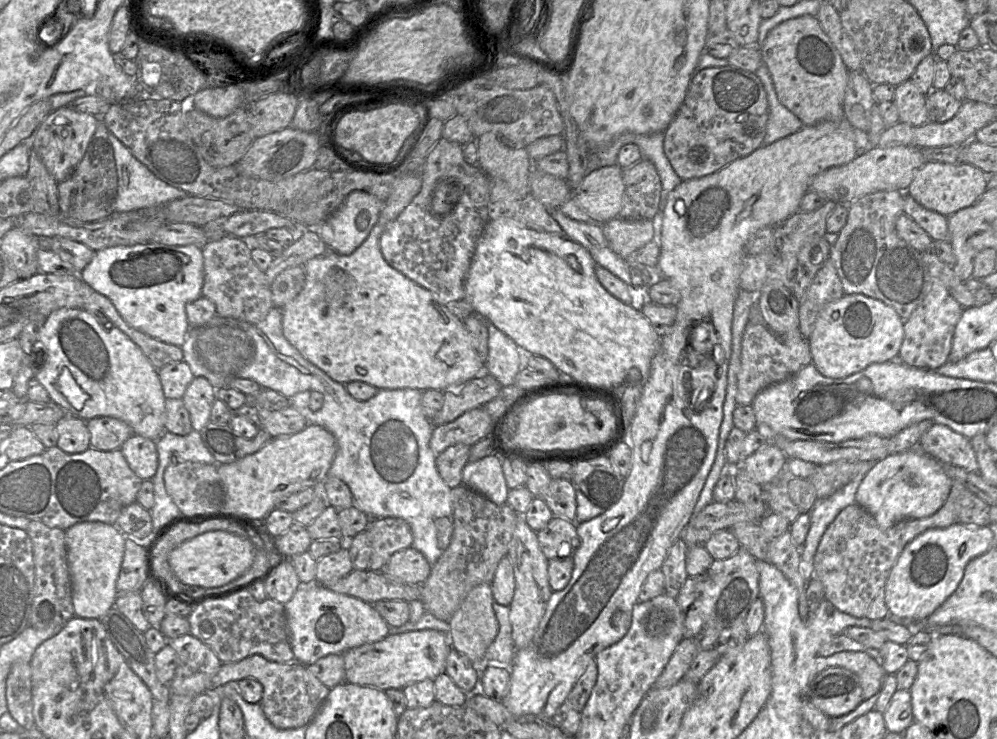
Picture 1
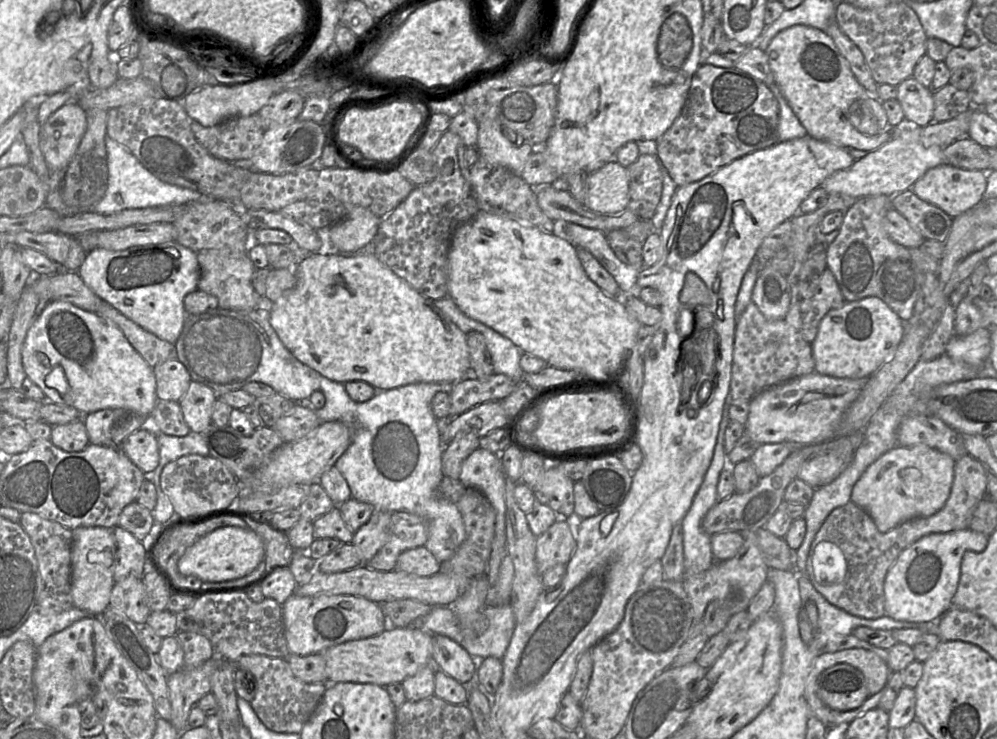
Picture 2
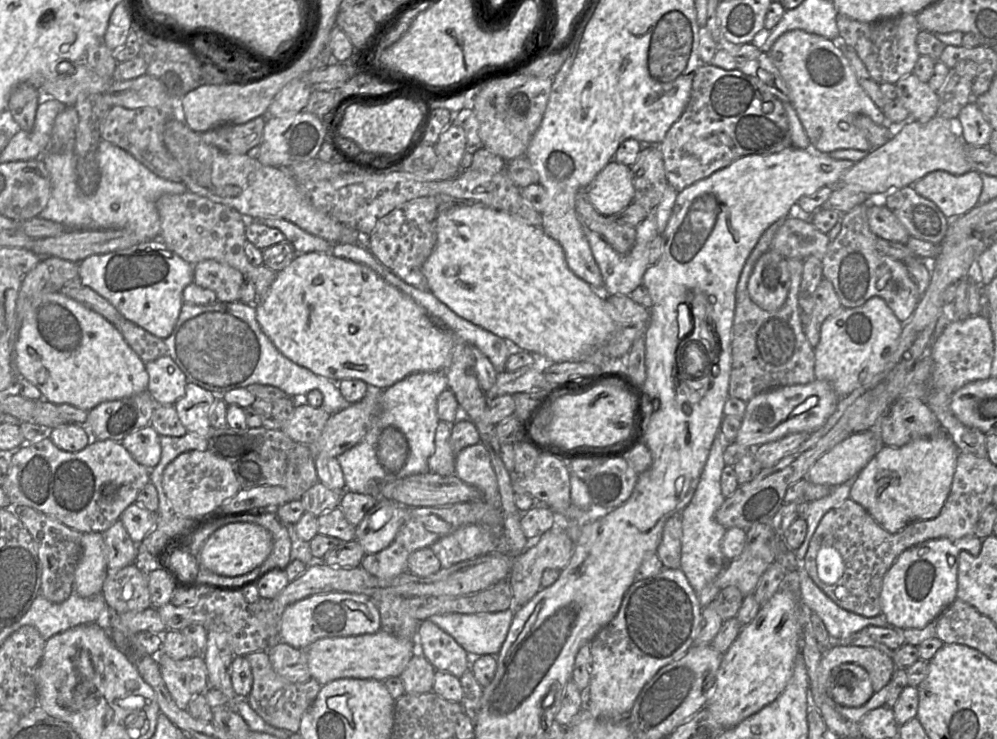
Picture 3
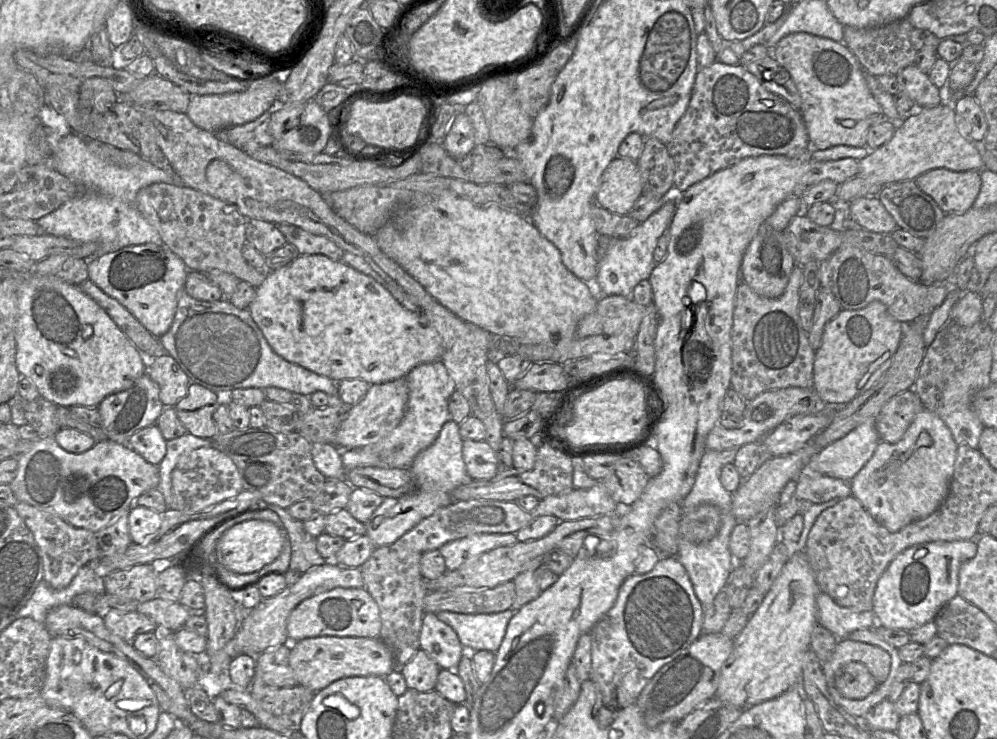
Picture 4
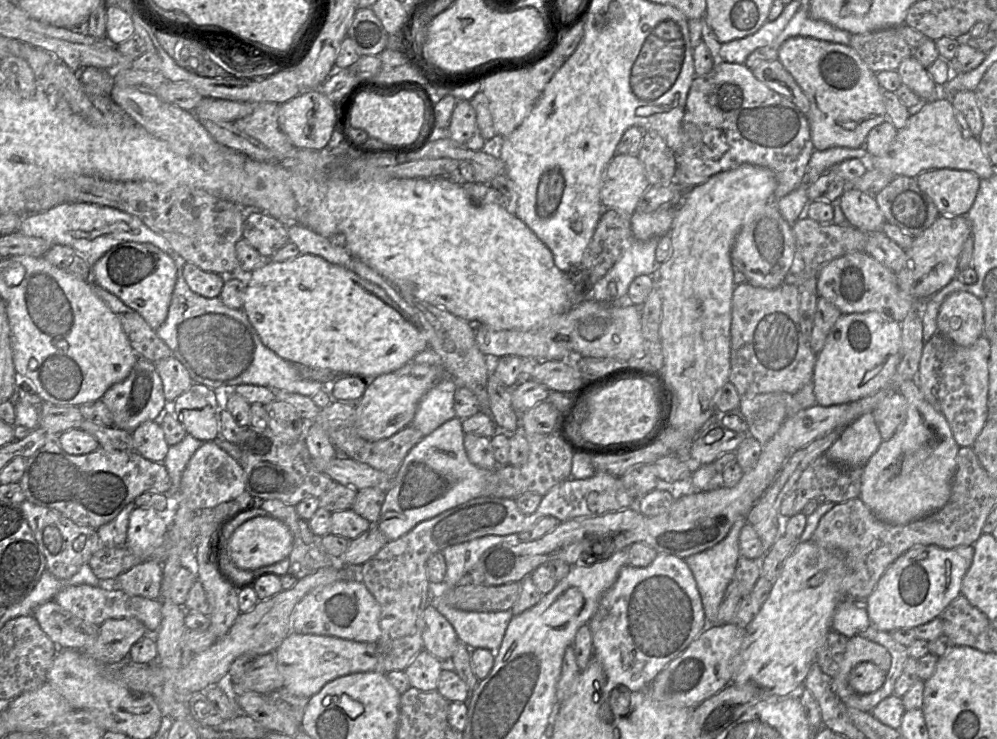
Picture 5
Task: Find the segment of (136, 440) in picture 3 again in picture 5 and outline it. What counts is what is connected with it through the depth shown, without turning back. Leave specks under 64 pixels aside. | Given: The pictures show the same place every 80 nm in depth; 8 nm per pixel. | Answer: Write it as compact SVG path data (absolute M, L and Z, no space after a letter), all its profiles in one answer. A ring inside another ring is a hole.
M148 421L138 426L133 432L134 450L143 458L163 463L169 445L158 421Z

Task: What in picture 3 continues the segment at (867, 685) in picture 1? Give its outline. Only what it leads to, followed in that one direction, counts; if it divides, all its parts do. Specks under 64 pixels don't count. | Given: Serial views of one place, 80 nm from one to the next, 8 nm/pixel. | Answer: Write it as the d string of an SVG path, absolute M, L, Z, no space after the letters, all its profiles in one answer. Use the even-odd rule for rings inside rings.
M834 645L822 655L818 666L818 686L822 694L829 696L829 674L842 663L855 663L863 667L870 676L874 692L888 685L897 669L891 657L874 647Z

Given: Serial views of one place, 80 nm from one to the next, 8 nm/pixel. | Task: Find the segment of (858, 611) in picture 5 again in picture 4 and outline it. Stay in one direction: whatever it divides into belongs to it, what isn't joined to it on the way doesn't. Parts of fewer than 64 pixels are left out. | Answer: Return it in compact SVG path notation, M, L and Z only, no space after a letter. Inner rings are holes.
M819 592L816 597L817 622L844 639L854 631L873 628L877 623L872 611L856 612L839 606L830 596Z

